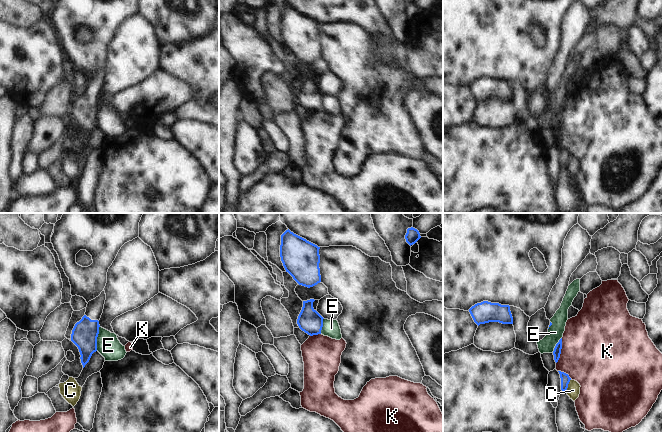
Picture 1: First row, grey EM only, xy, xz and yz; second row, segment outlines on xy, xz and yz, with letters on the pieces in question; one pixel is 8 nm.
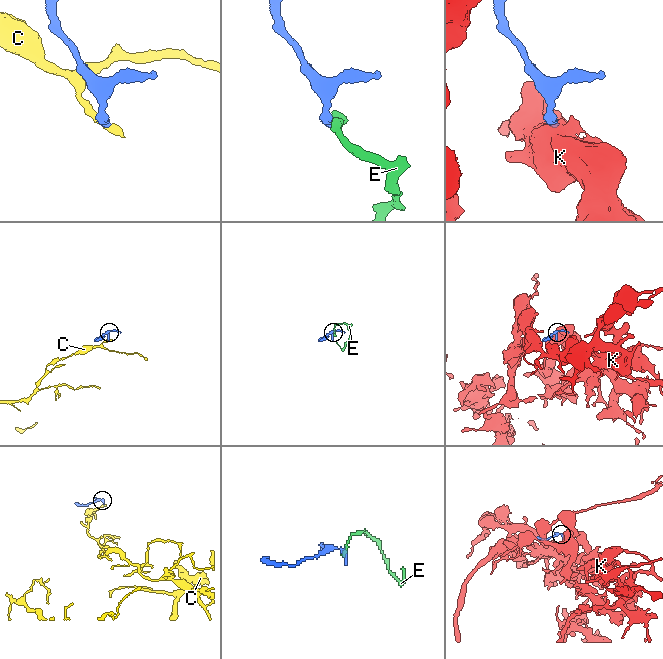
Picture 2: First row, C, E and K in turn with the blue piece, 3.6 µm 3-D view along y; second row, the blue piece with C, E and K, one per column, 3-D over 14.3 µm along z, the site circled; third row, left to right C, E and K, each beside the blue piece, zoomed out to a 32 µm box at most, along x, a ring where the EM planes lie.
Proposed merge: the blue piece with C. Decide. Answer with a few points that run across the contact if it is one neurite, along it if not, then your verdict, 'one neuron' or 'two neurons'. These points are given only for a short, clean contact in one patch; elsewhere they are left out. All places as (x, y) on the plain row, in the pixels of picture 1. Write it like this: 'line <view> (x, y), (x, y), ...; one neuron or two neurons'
line yz (571, 155), (565, 167); two neurons

